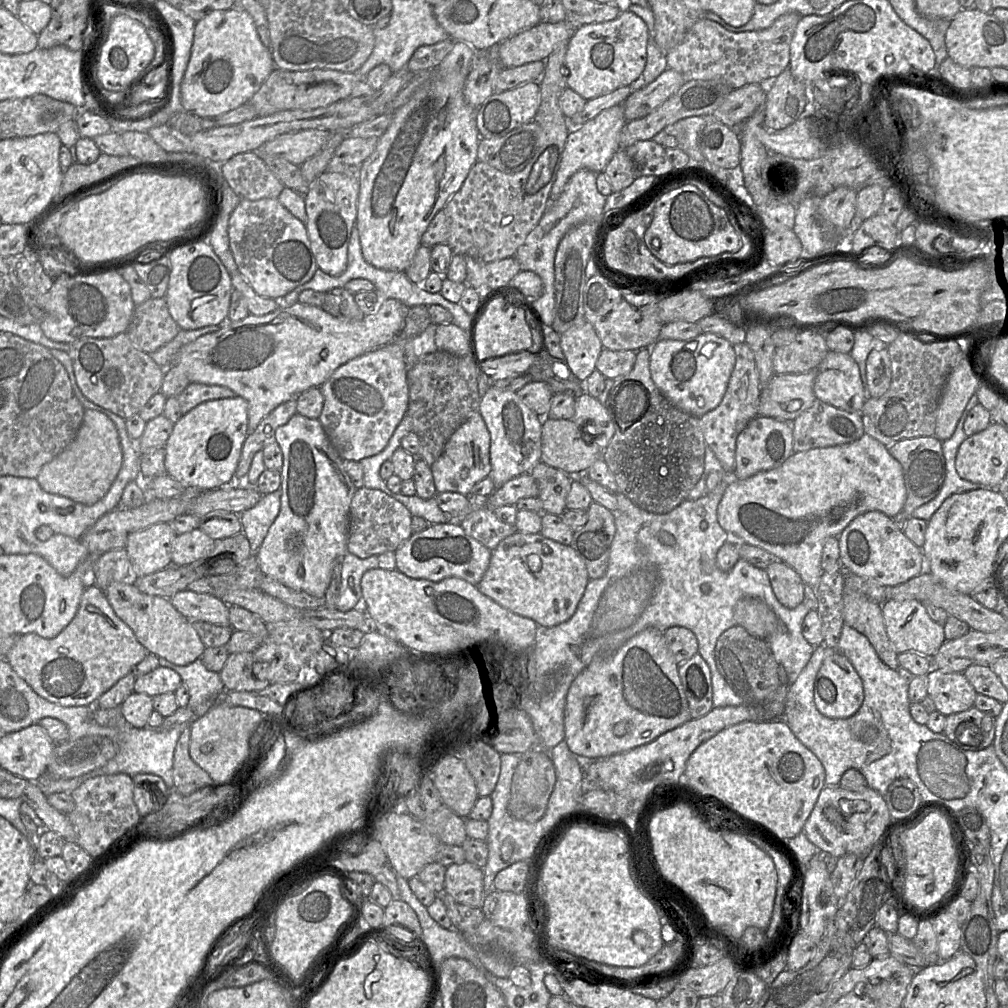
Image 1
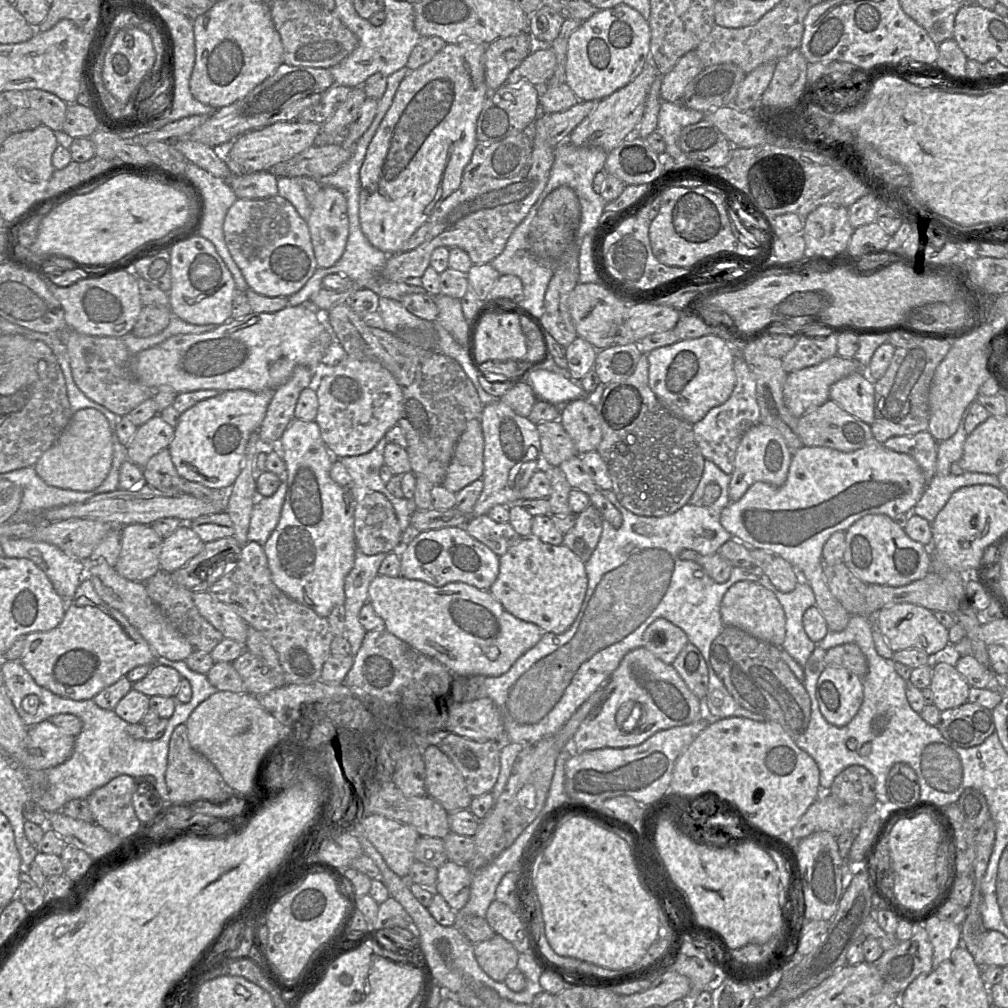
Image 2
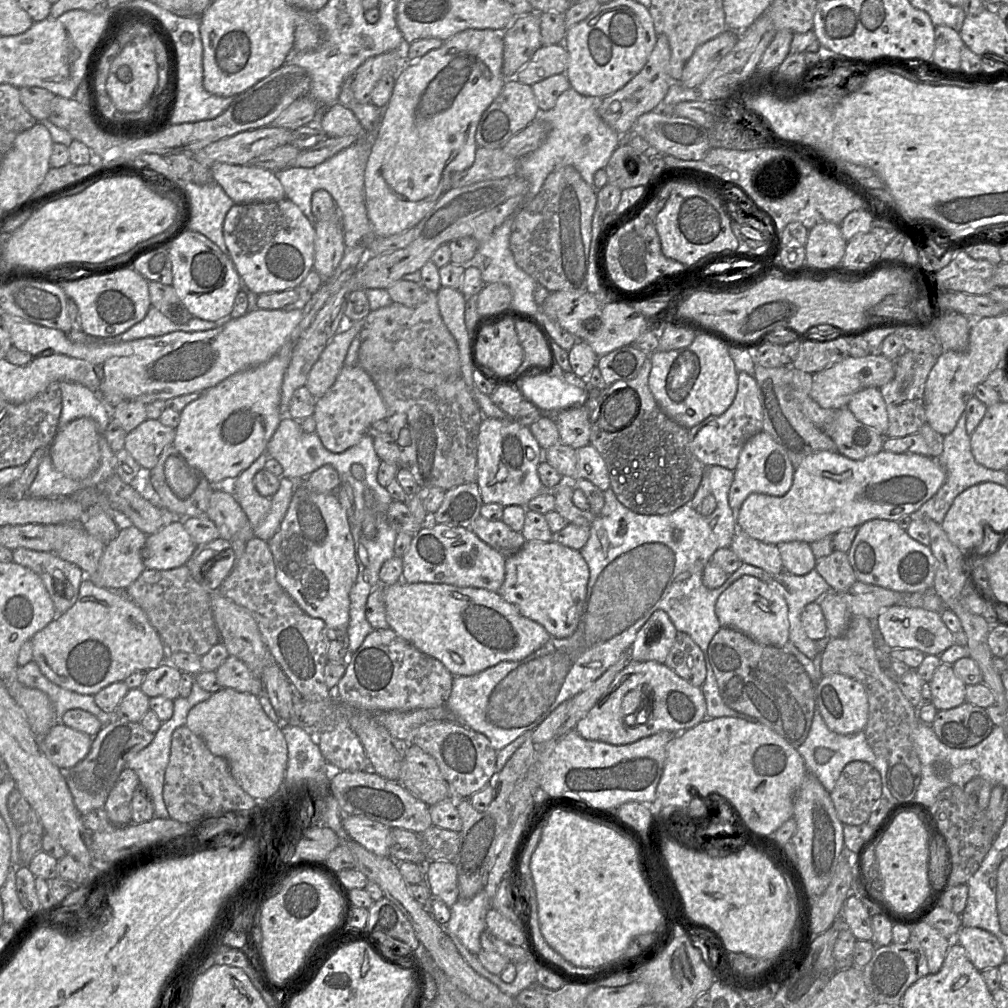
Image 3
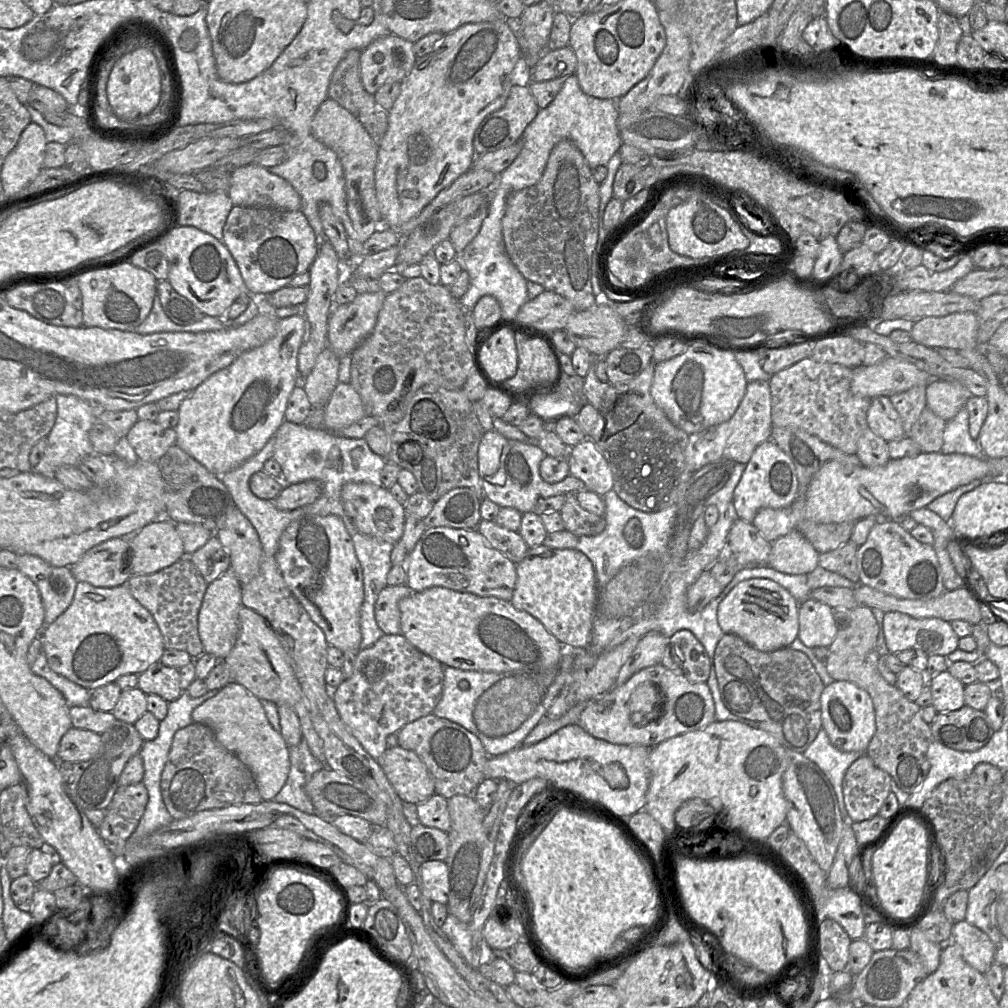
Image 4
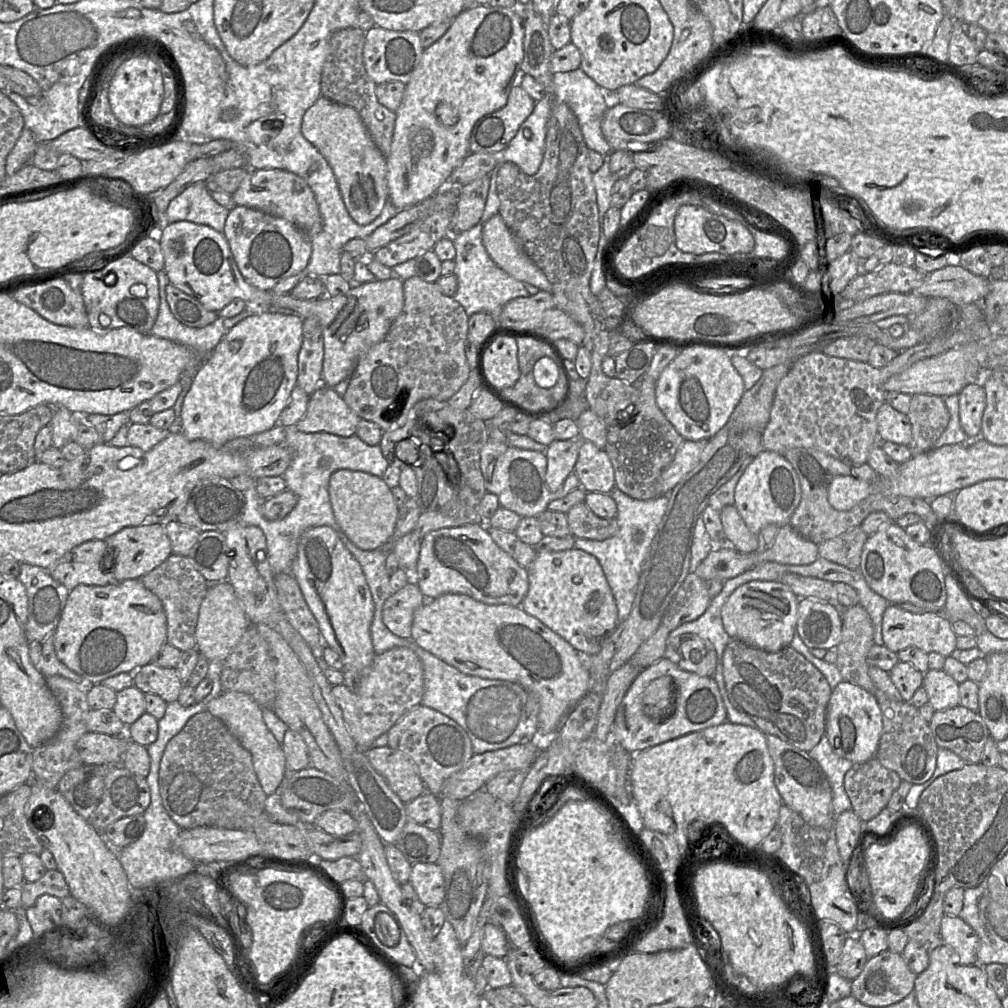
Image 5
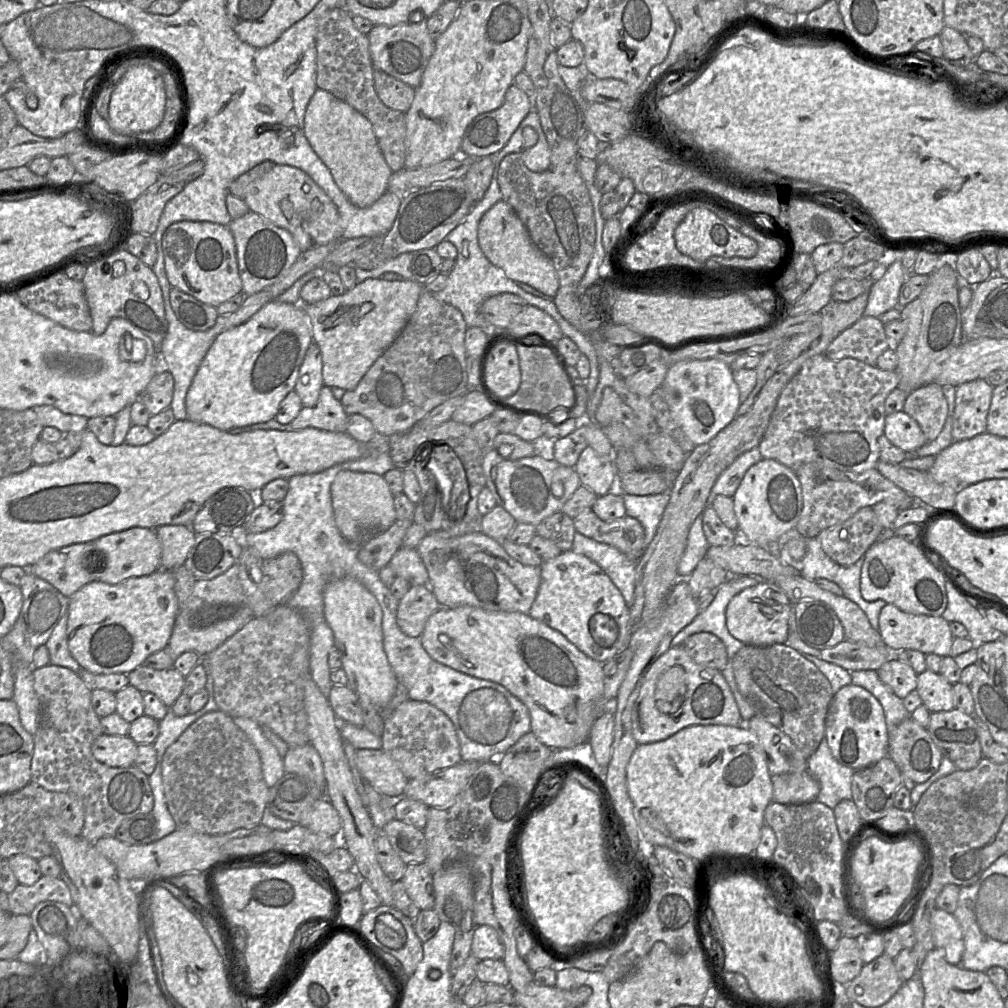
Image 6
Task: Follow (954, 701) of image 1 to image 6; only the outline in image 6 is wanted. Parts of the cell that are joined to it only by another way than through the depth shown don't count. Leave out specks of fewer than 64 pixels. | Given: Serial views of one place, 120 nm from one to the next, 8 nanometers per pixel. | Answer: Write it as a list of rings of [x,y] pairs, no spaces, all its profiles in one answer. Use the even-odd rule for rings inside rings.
[[[926,669],[917,676],[917,687],[922,704],[931,712],[950,711],[955,708],[953,684],[940,673]]]

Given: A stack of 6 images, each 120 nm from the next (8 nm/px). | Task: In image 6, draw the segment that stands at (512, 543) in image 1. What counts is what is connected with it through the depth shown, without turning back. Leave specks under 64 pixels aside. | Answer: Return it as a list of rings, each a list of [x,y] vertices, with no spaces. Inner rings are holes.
[[[572,550],[543,561],[541,582],[528,615],[562,633],[582,653],[605,663],[630,644],[629,607],[608,575],[592,560]]]

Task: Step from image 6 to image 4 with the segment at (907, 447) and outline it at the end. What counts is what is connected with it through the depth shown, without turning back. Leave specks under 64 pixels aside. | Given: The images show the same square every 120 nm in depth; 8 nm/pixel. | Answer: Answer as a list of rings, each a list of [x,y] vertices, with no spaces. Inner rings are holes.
[[[888,396],[871,400],[866,420],[868,427],[886,442],[900,440],[906,435],[901,417]]]

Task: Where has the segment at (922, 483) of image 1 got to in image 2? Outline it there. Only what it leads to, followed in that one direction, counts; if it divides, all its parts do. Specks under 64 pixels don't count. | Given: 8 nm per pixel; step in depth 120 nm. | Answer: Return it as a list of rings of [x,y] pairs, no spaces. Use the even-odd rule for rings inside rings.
[[[923,431],[913,435],[891,437],[883,445],[895,452],[911,456],[921,468],[927,485],[936,471],[937,443],[929,431]]]

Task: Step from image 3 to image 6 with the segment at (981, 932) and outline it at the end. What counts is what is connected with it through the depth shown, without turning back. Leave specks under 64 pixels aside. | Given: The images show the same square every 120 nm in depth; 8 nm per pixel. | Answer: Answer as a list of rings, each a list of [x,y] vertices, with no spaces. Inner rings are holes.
[[[935,908],[931,914],[934,946],[944,950],[946,960],[960,965],[965,949],[962,929],[953,915]]]

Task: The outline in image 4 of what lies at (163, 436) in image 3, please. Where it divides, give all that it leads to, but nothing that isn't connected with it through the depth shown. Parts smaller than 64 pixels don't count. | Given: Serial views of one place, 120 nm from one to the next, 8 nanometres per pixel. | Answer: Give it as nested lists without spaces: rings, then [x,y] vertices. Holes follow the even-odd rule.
[[[138,420],[126,436],[138,459],[143,462],[157,461],[176,445],[176,432],[172,428],[163,428],[156,422]]]

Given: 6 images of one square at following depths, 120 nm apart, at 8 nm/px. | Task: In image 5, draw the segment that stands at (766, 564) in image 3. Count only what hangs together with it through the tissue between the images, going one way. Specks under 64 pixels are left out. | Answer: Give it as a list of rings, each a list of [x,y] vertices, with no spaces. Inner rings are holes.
[[[734,505],[724,507],[720,512],[720,518],[729,545],[741,553],[753,553],[761,549],[759,534],[753,534]]]

